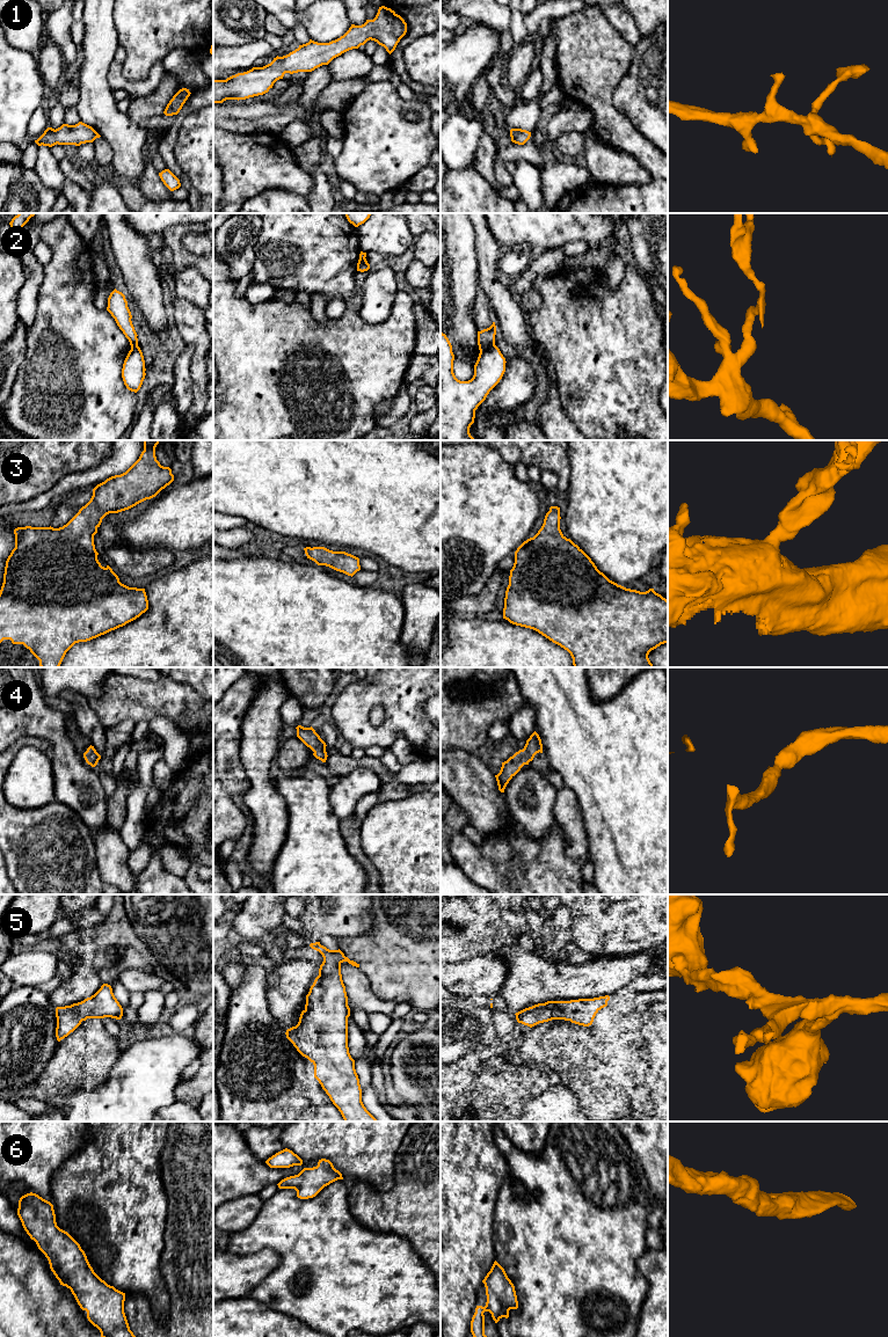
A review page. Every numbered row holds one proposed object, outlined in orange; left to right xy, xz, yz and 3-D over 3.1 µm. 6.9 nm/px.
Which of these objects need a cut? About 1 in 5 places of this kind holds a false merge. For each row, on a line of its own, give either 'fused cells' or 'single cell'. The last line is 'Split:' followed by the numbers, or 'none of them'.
1: single cell
2: fused cells
3: single cell
4: single cell
5: single cell
6: single cell
Split: 2

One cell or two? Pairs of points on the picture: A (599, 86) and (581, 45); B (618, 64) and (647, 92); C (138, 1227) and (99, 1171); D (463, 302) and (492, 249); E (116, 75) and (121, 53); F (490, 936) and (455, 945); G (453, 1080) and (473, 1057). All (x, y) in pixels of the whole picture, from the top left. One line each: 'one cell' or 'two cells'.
A: one cell
B: two cells
C: one cell
D: two cells
E: one cell
F: one cell
G: one cell

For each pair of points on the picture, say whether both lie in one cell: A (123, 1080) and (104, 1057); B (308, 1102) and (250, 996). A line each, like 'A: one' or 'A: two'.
A: two
B: one

